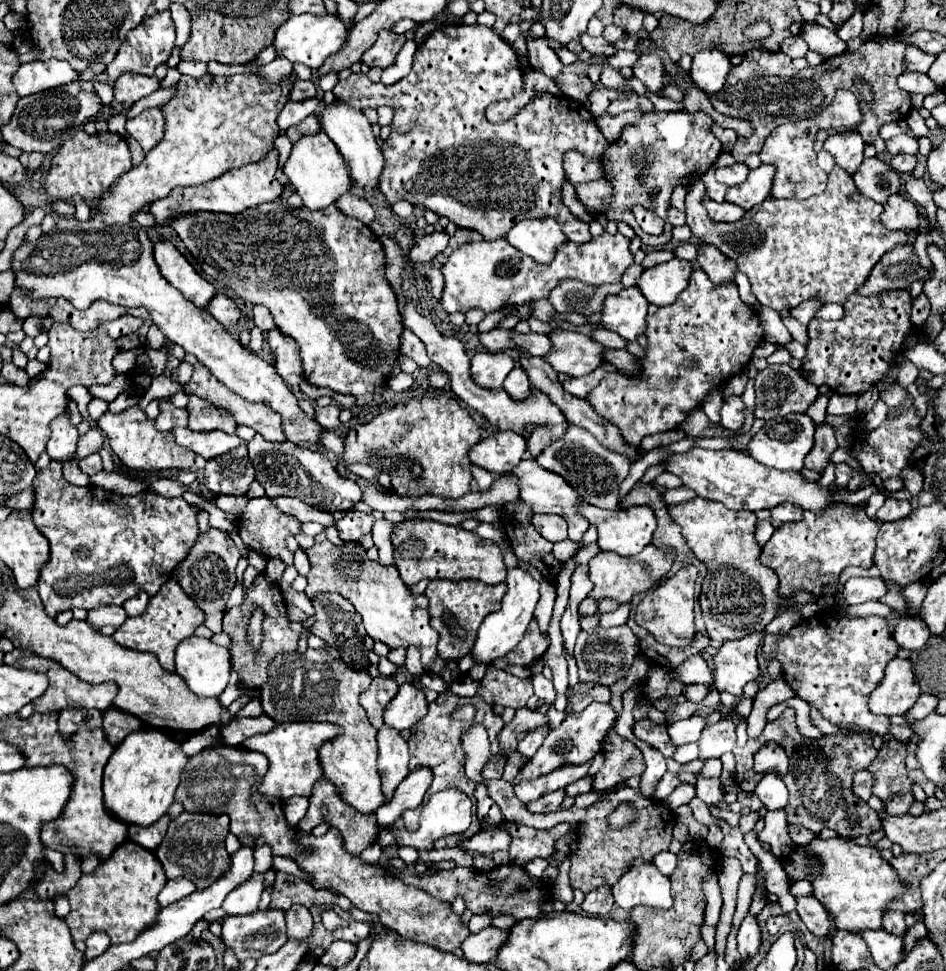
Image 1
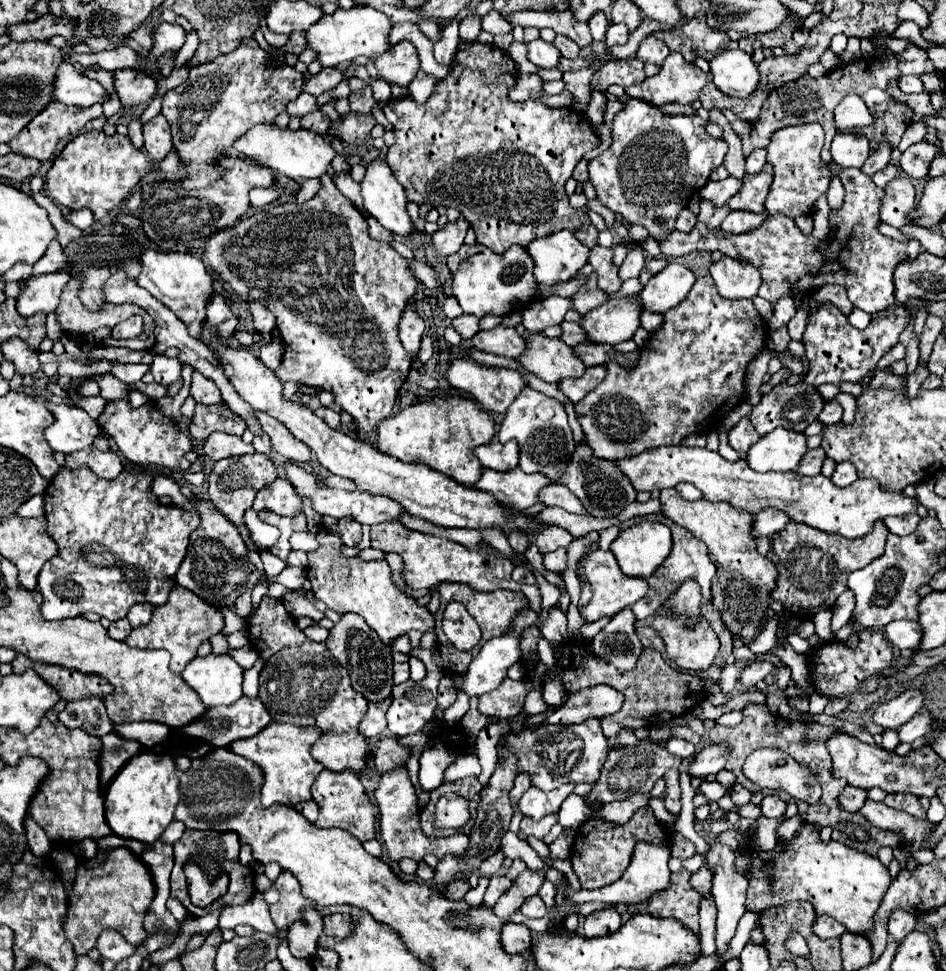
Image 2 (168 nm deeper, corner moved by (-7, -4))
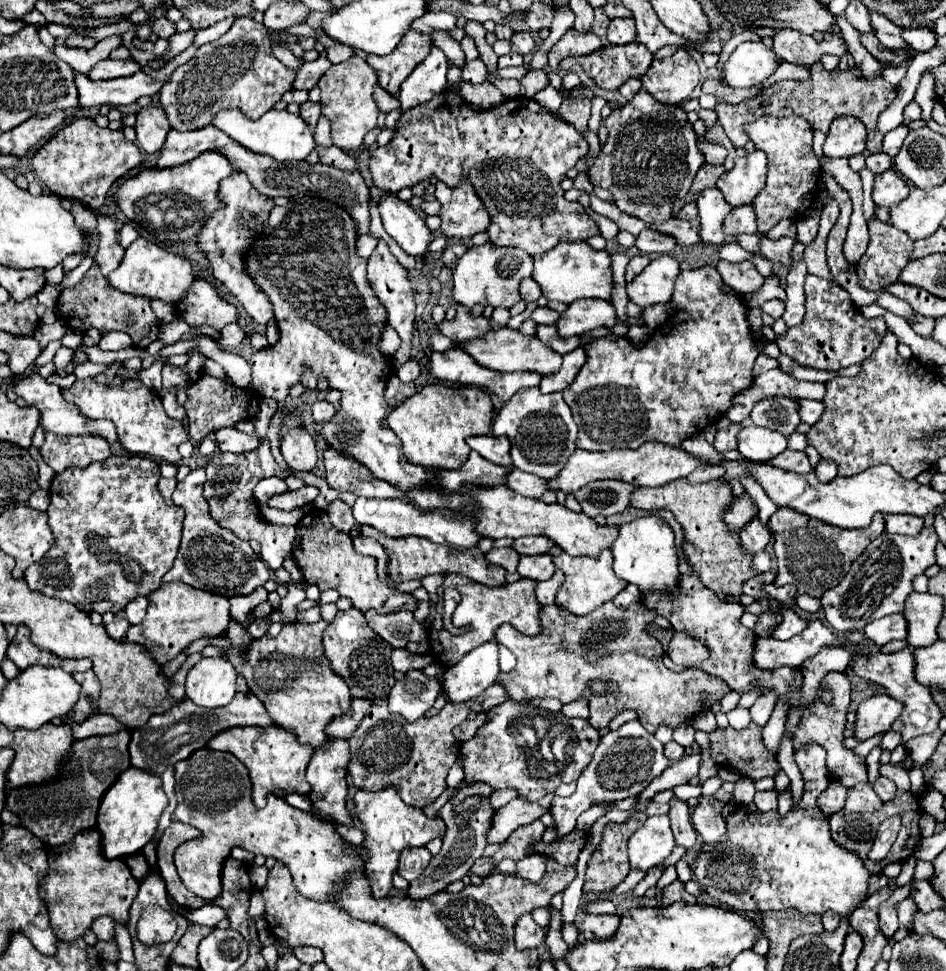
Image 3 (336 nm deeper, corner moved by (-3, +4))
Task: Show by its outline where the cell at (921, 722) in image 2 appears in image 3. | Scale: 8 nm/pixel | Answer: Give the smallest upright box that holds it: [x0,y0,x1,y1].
[881,730,901,750]

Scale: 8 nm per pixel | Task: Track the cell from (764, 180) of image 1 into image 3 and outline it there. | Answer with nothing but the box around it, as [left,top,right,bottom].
[717,150,767,206]

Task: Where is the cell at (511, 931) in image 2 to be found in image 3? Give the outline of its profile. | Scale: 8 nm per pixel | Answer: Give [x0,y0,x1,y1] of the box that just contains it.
[515,914,545,948]

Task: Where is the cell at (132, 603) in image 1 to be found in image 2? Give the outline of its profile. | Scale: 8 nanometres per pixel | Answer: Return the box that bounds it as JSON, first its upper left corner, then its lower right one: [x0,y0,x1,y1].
[127,604,153,628]

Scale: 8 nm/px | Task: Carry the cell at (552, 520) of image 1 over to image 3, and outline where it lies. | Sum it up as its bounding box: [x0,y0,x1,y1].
[515,536,553,554]

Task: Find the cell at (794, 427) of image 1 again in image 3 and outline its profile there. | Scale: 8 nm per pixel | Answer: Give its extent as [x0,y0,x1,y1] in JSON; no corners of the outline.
[739,424,787,462]

